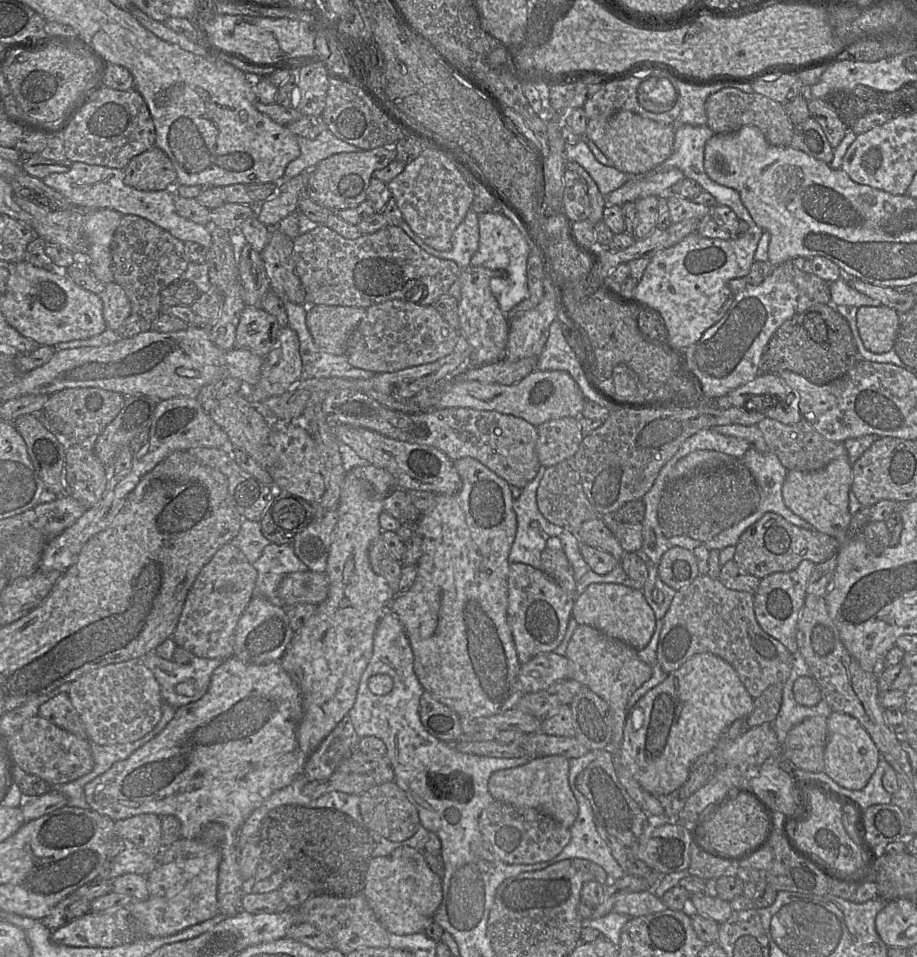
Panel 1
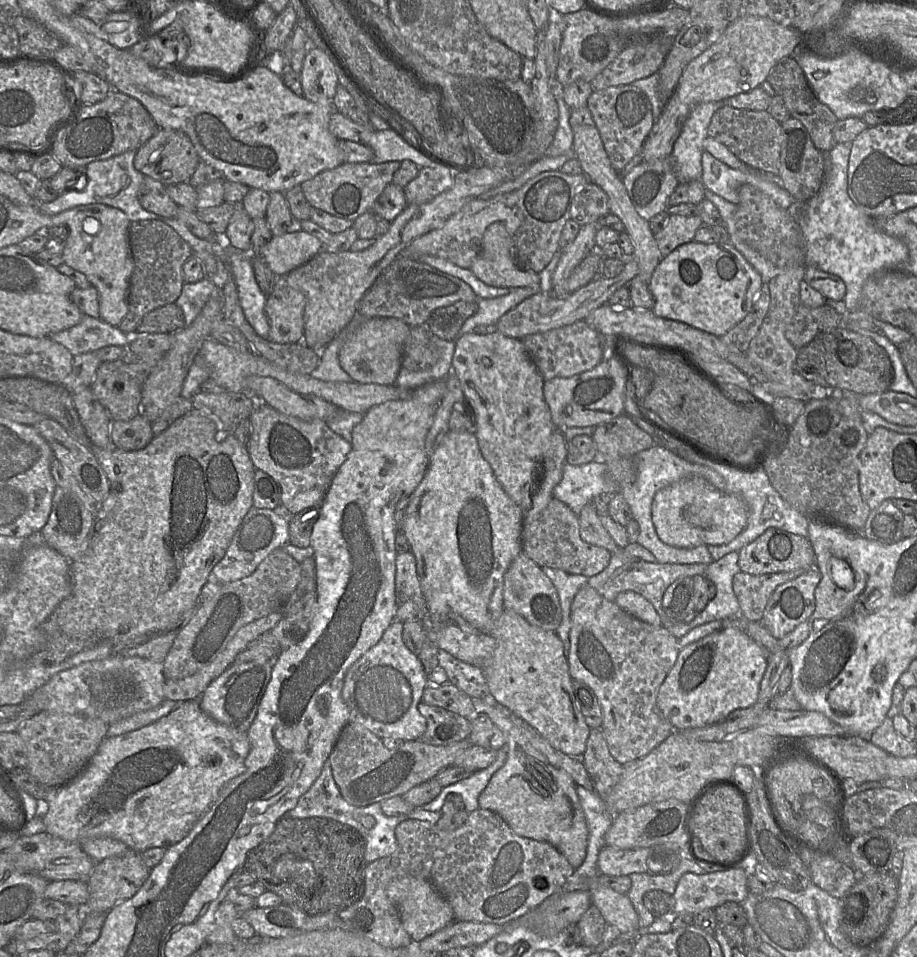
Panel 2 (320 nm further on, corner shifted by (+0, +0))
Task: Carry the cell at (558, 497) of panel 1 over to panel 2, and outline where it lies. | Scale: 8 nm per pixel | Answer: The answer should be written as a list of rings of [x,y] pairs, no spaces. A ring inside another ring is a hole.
[[[593,503],[586,504],[578,515],[580,536],[592,545],[600,546],[610,553],[619,549],[618,545],[603,527]]]

